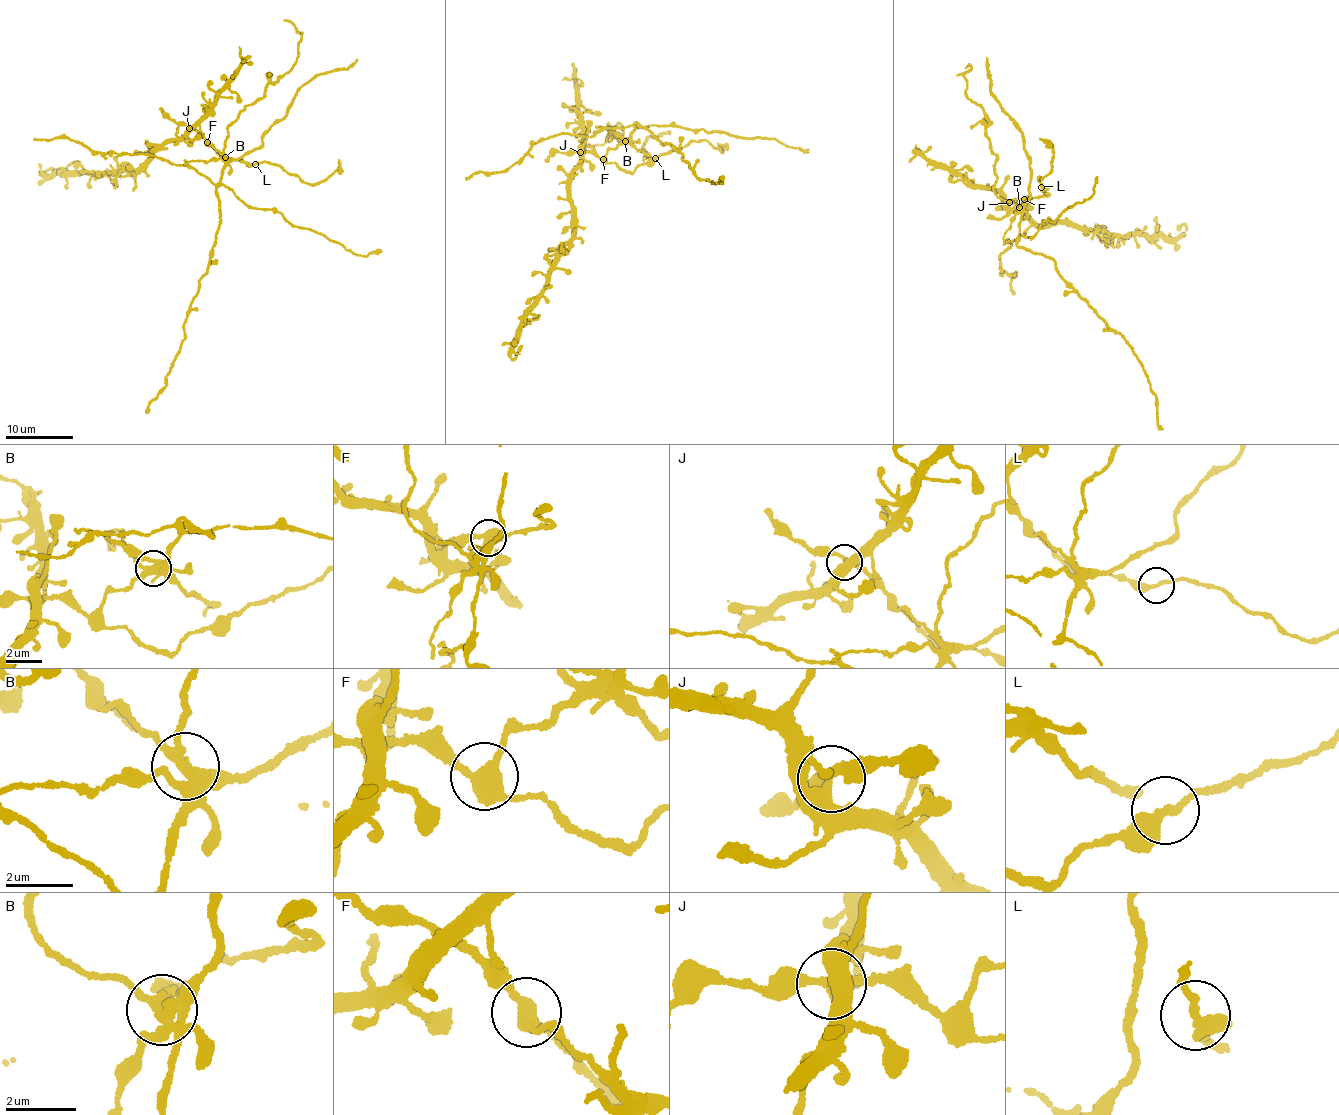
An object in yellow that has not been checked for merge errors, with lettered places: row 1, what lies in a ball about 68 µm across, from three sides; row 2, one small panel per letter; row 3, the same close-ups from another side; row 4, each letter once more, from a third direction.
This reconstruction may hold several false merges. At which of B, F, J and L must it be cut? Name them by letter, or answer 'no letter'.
B, J

